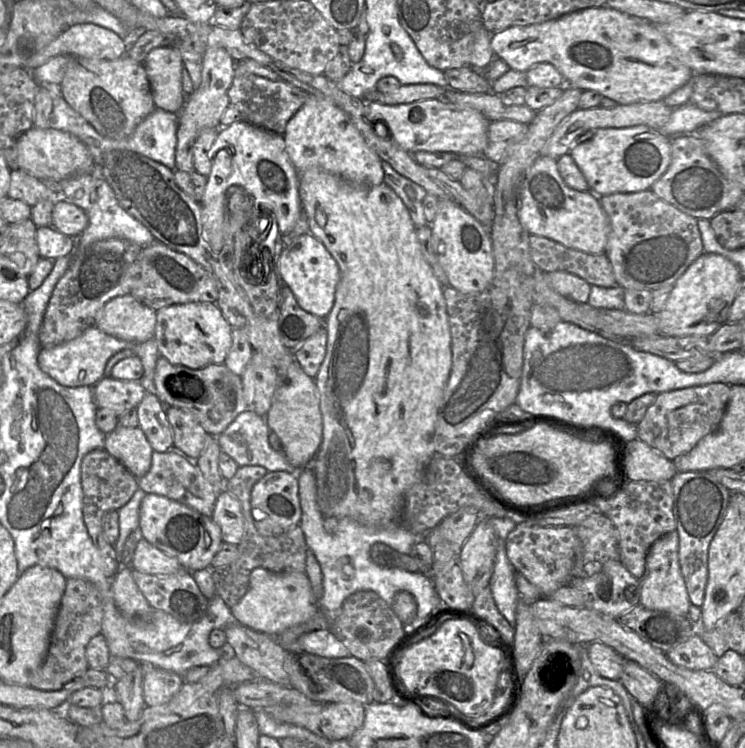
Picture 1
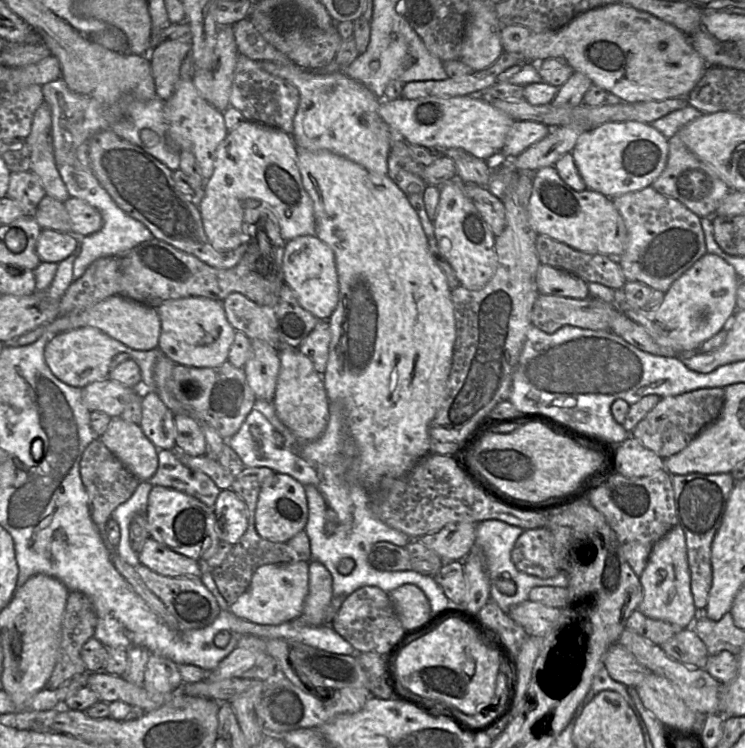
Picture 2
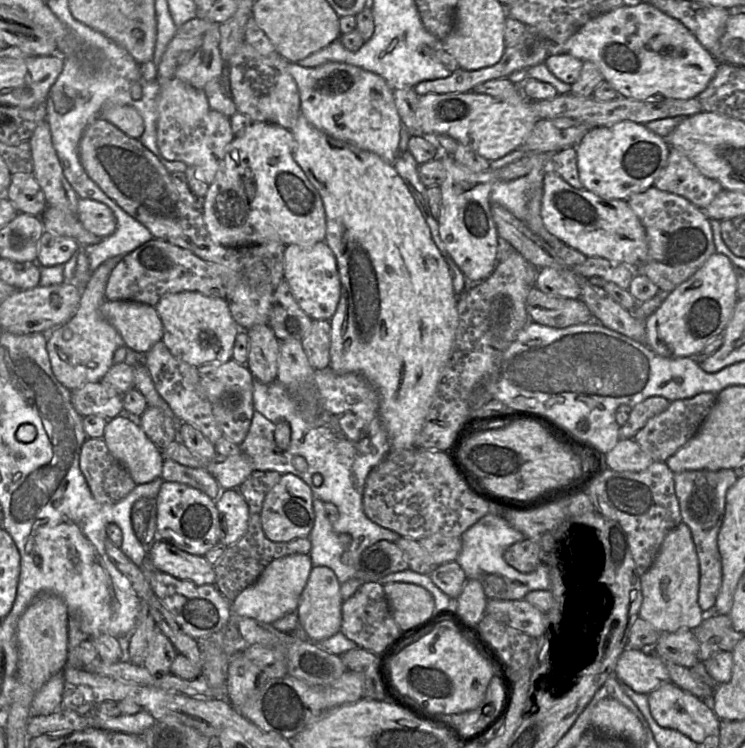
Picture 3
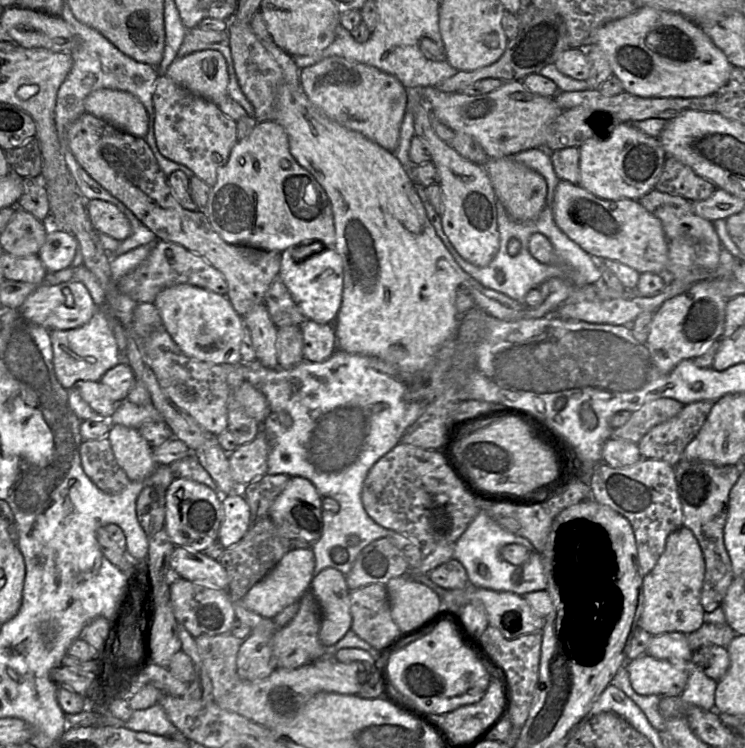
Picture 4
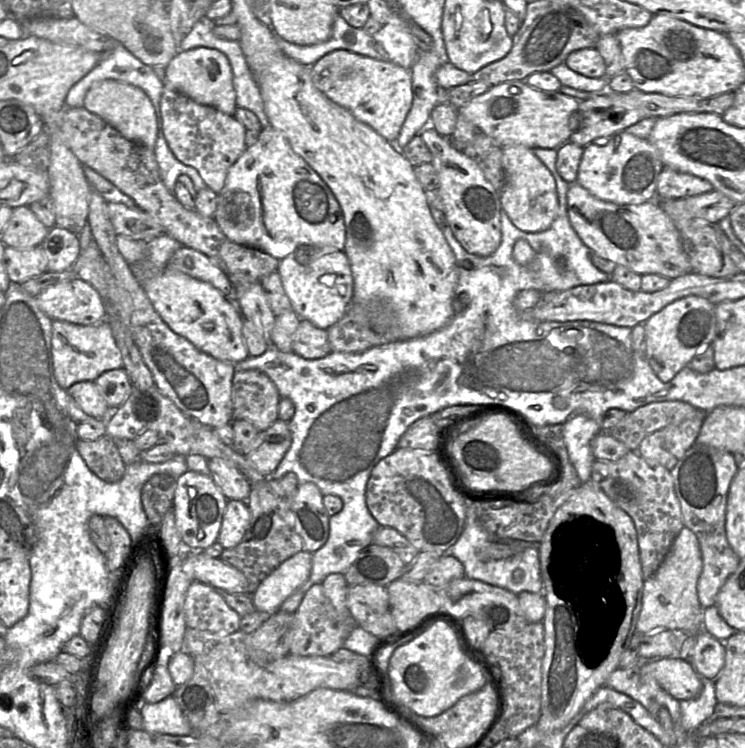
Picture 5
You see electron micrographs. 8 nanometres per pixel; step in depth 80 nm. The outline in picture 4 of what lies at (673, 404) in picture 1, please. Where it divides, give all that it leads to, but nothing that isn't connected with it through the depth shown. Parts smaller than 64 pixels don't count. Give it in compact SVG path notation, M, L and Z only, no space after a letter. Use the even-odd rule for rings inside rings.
M702 400L684 405L677 415L651 428L637 444L642 458L662 460L675 467L682 460L686 446L703 426L713 403Z

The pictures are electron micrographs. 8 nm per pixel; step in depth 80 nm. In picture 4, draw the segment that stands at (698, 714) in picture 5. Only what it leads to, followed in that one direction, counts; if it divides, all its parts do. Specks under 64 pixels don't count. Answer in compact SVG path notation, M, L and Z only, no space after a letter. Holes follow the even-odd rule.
M698 666L689 667L686 688L680 695L687 704L704 710L715 710L715 691L718 681L708 677Z

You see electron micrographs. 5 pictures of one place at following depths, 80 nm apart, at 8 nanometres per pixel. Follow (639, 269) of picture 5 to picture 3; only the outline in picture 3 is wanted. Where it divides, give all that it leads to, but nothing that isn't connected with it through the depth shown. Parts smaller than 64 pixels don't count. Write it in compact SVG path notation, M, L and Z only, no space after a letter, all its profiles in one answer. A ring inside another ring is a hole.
M551 169L546 170L543 179L541 217L550 234L588 257L622 263L634 271L646 261L646 231L626 200L606 199L574 188Z

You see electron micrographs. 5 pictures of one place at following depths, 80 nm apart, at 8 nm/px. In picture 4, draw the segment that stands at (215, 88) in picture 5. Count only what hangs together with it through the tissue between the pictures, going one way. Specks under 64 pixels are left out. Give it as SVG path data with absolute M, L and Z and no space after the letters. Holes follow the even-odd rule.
M215 49L196 51L176 58L165 75L216 105L228 97L227 63L222 53Z

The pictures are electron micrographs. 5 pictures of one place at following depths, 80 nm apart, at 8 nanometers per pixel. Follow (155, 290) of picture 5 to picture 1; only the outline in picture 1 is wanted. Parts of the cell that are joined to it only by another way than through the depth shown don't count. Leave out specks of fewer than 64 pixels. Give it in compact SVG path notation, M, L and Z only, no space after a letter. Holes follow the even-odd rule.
M211 302L173 304L157 311L155 340L160 356L174 365L200 369L223 364L232 346L233 328L220 308Z

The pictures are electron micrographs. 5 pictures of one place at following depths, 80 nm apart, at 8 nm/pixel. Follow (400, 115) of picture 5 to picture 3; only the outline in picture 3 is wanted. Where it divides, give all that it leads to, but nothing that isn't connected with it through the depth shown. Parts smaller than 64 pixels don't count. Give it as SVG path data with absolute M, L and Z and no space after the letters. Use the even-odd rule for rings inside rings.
M289 62L288 71L299 90L300 113L311 125L394 164L400 142L401 118L395 105L394 90L383 77L340 62L327 62L313 68Z

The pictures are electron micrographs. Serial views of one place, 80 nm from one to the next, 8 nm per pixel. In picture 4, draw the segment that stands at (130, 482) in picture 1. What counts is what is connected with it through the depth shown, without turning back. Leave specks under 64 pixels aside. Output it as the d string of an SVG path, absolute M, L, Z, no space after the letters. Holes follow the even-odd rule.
M107 436L83 441L80 446L82 467L91 481L104 493L121 493L131 482L117 462Z

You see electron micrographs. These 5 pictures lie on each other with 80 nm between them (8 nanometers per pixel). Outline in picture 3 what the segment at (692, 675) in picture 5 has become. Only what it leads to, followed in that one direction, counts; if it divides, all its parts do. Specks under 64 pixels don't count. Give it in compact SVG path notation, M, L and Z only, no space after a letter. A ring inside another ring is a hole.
M626 648L619 656L614 675L634 691L648 694L666 682L670 682L664 661L652 649Z

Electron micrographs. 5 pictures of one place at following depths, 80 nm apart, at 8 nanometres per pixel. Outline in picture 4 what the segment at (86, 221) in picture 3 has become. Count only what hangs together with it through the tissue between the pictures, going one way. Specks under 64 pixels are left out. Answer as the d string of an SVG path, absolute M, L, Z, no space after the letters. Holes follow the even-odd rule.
M89 200L86 203L89 220L99 234L118 241L126 239L131 233L131 225L125 215L112 203L103 200Z

